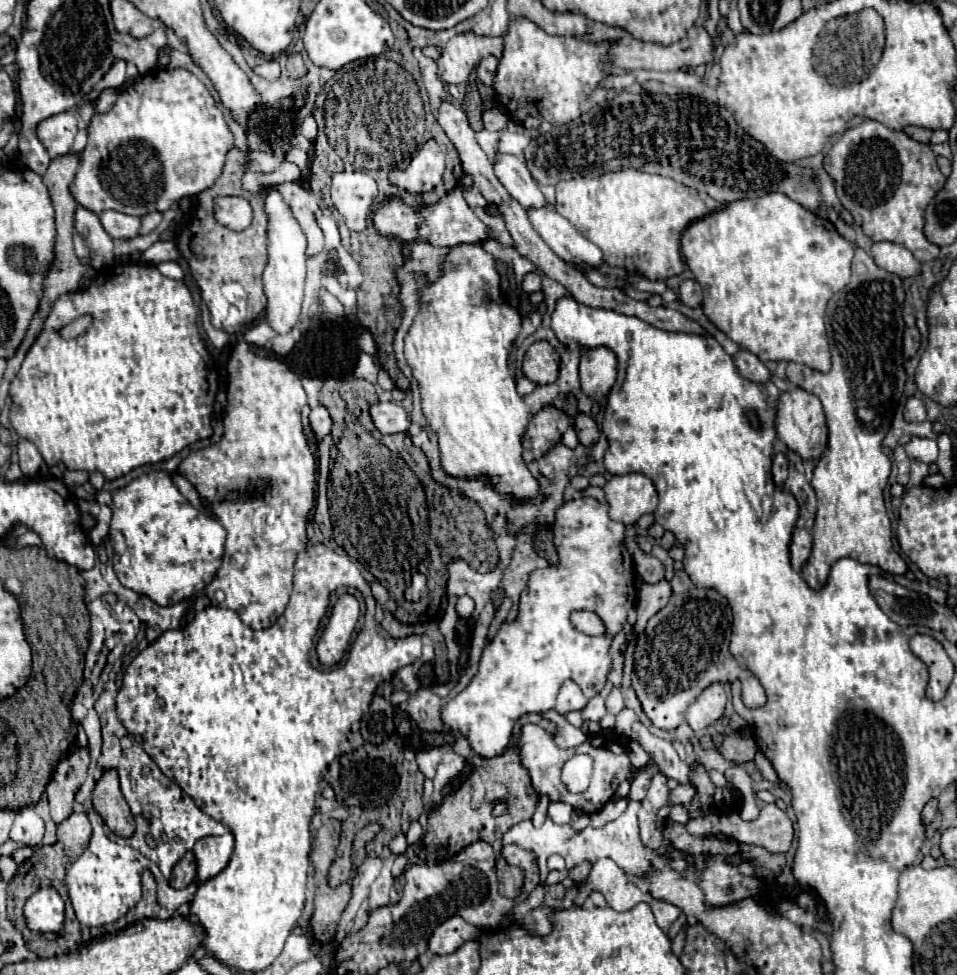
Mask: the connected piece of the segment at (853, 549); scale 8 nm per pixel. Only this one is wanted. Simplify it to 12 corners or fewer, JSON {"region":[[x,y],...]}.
{"region":[[855,250],[825,310],[827,374],[789,362],[823,402],[813,552],[905,574],[881,452],[905,386],[905,296]]}

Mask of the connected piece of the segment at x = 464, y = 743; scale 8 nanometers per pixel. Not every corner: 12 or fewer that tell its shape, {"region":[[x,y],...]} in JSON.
{"region":[[460,736],[452,748],[470,759],[475,755],[465,736]]}

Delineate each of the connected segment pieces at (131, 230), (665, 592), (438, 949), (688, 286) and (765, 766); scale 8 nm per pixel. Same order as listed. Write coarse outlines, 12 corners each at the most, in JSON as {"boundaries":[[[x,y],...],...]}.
{"boundaries":[[[101,212],[101,224],[111,238],[139,236],[141,218],[121,212]],[[643,584],[631,636],[645,630],[671,596],[671,584]],[[451,916],[433,930],[431,954],[445,956],[477,940],[479,928]],[[697,280],[679,284],[679,300],[695,308],[703,300],[703,290]],[[757,752],[755,762],[761,774],[771,782],[777,782],[777,774],[761,752]]]}

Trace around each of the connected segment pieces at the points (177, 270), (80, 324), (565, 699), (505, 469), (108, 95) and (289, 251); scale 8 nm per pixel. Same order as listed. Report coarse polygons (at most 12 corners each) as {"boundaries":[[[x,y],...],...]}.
{"boundaries":[[[161,262],[159,272],[171,280],[183,280],[177,262]],[[82,316],[64,327],[60,335],[76,338],[88,328],[92,318]],[[565,680],[557,694],[559,714],[583,710],[587,698],[573,680]],[[455,246],[405,338],[441,468],[539,496],[507,366],[521,316]],[[105,88],[95,100],[95,112],[107,112],[115,104],[117,90]],[[269,192],[267,322],[299,322],[307,240],[279,192]]]}

